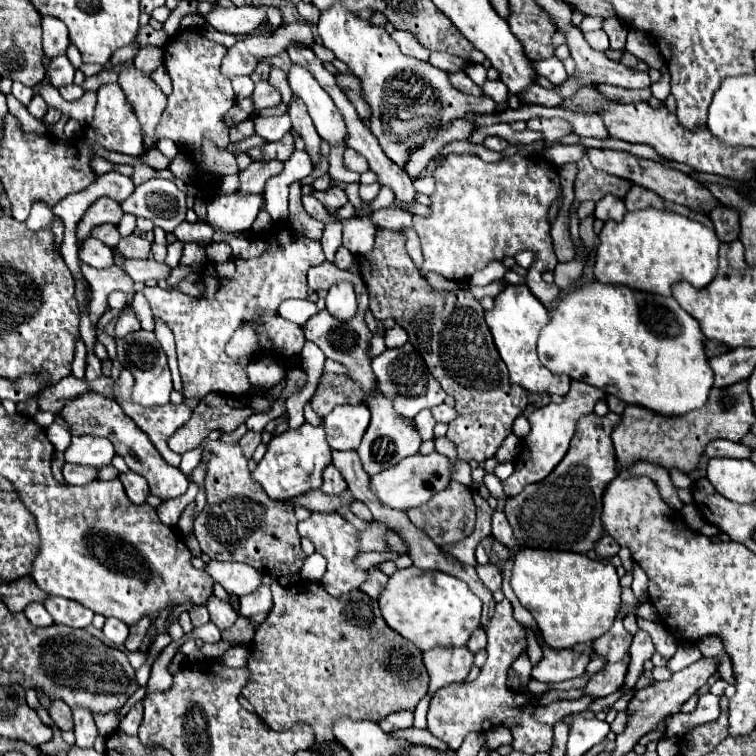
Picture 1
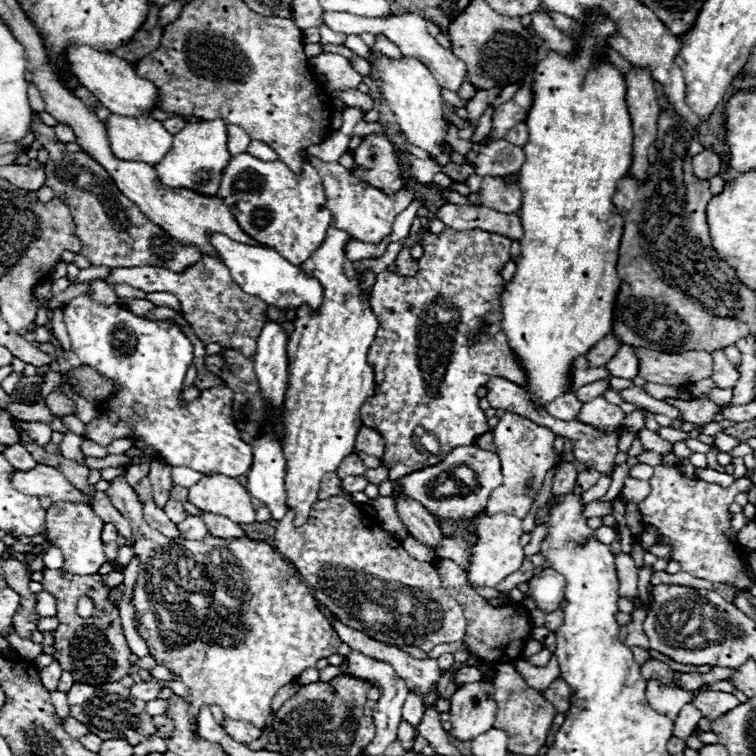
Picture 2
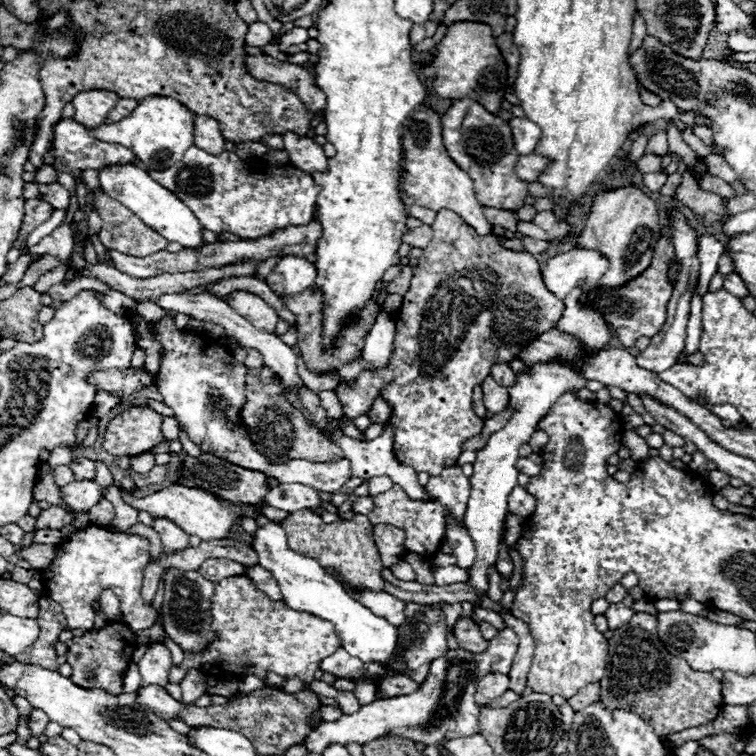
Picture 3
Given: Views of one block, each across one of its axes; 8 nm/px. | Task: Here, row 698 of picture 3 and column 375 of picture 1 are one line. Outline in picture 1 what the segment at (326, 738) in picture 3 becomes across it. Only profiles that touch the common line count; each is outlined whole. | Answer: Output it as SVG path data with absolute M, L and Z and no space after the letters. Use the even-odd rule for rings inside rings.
M376 386L370 396L368 396L368 402L366 406L370 408L370 414L372 414L372 420L370 420L370 426L362 438L362 444L358 448L358 456L360 456L360 462L364 466L364 470L370 474L370 477L382 472L384 468L390 468L394 464L398 464L398 460L410 456L410 454L416 454L418 448L420 448L420 434L414 426L412 420L408 418L402 418L398 416L398 412L394 410L392 406L392 400Z

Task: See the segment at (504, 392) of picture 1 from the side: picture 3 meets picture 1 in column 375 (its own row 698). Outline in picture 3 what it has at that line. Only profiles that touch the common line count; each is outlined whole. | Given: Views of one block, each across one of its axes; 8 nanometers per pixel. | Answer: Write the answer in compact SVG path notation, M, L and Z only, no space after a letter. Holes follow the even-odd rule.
M266 686L246 698L232 700L224 706L186 706L182 712L178 712L178 720L188 726L218 726L226 730L236 730L240 734L246 734L258 754L282 754L286 748L298 744L302 738L306 738L308 732L312 732L312 728L306 726L306 718L316 708L320 708L318 696L310 690L302 690L298 694L284 694L278 688Z

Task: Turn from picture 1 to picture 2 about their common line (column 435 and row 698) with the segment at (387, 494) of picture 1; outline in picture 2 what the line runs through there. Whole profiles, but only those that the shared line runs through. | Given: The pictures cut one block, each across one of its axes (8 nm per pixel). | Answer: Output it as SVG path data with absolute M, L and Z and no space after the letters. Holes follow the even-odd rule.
M480 680L468 682L452 696L452 736L458 740L472 740L474 736L492 728L498 706L494 700L494 684Z

